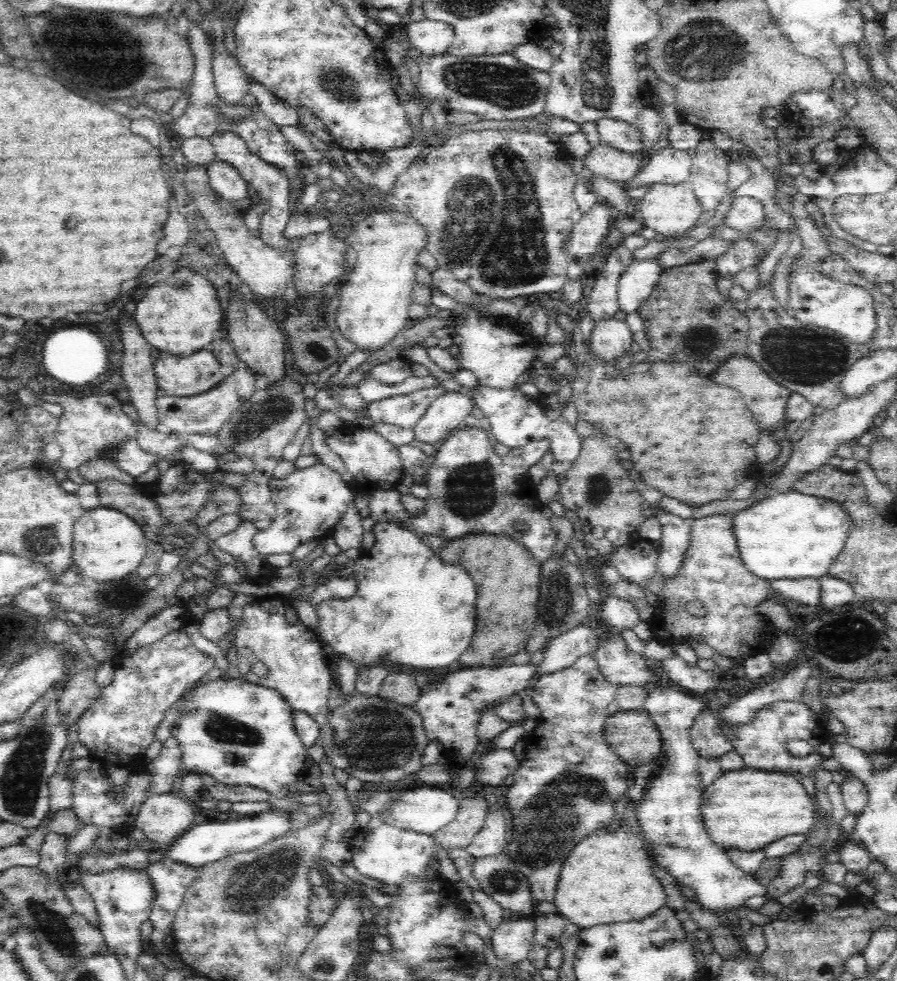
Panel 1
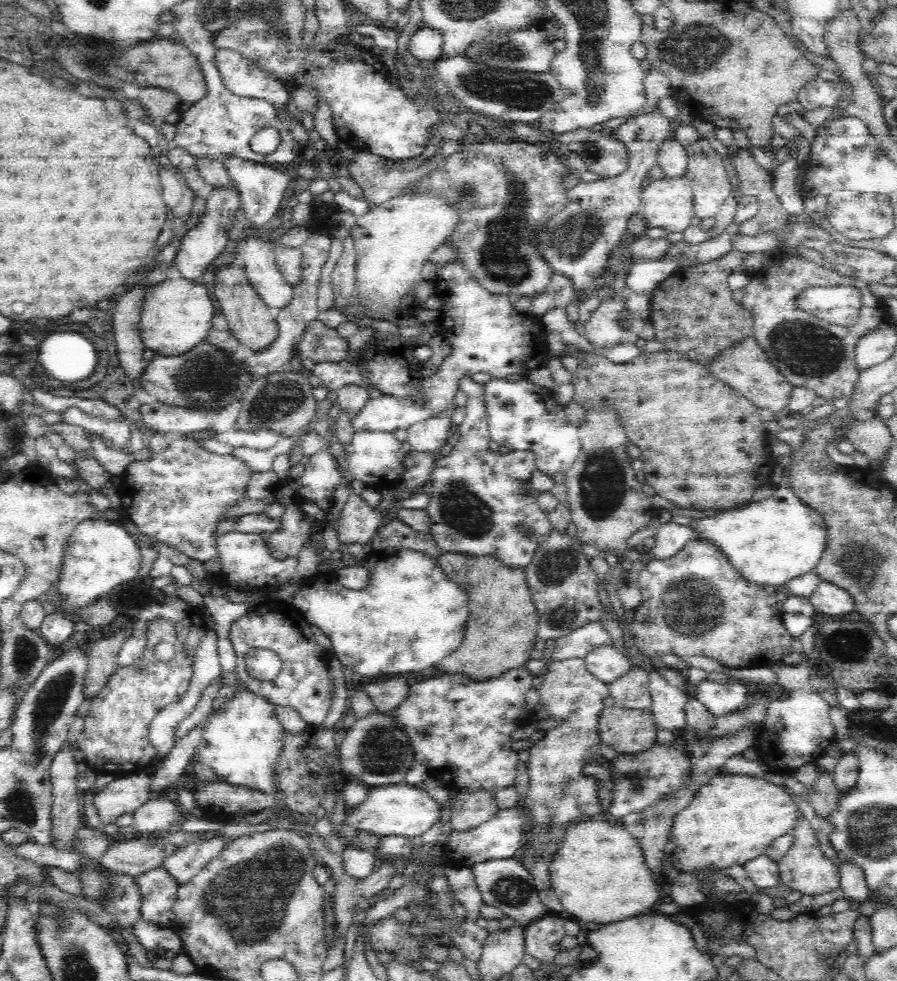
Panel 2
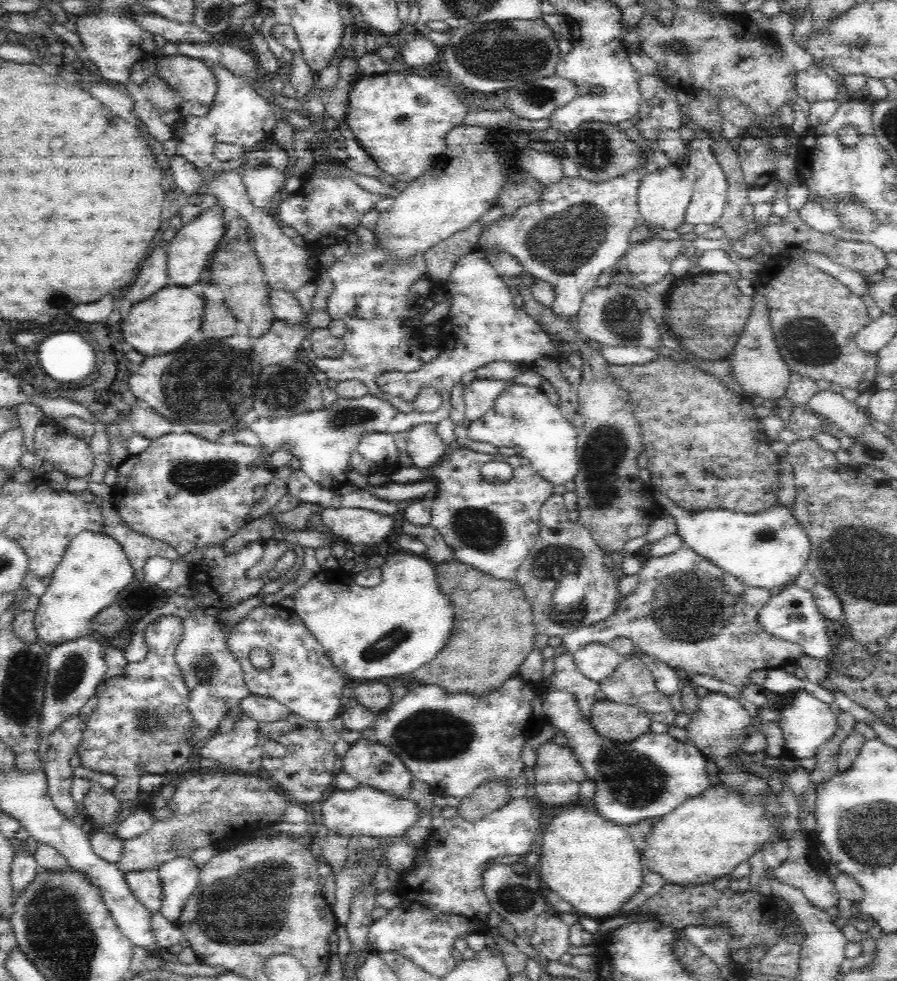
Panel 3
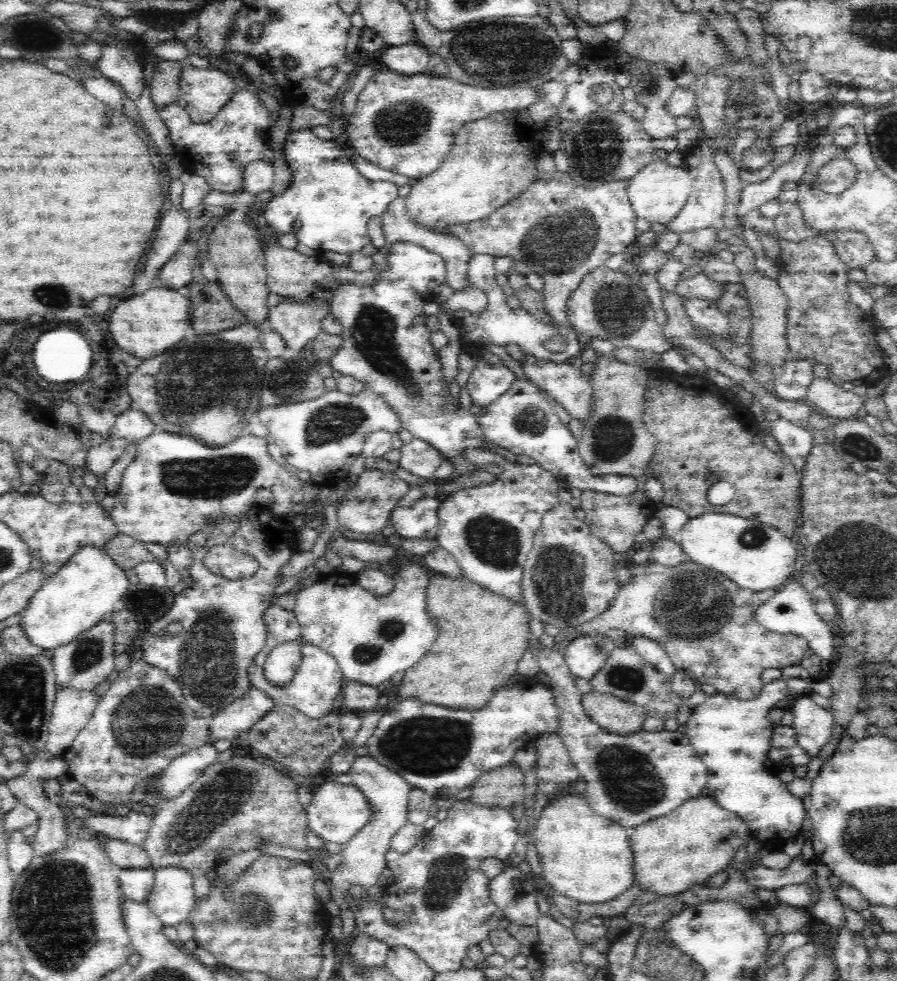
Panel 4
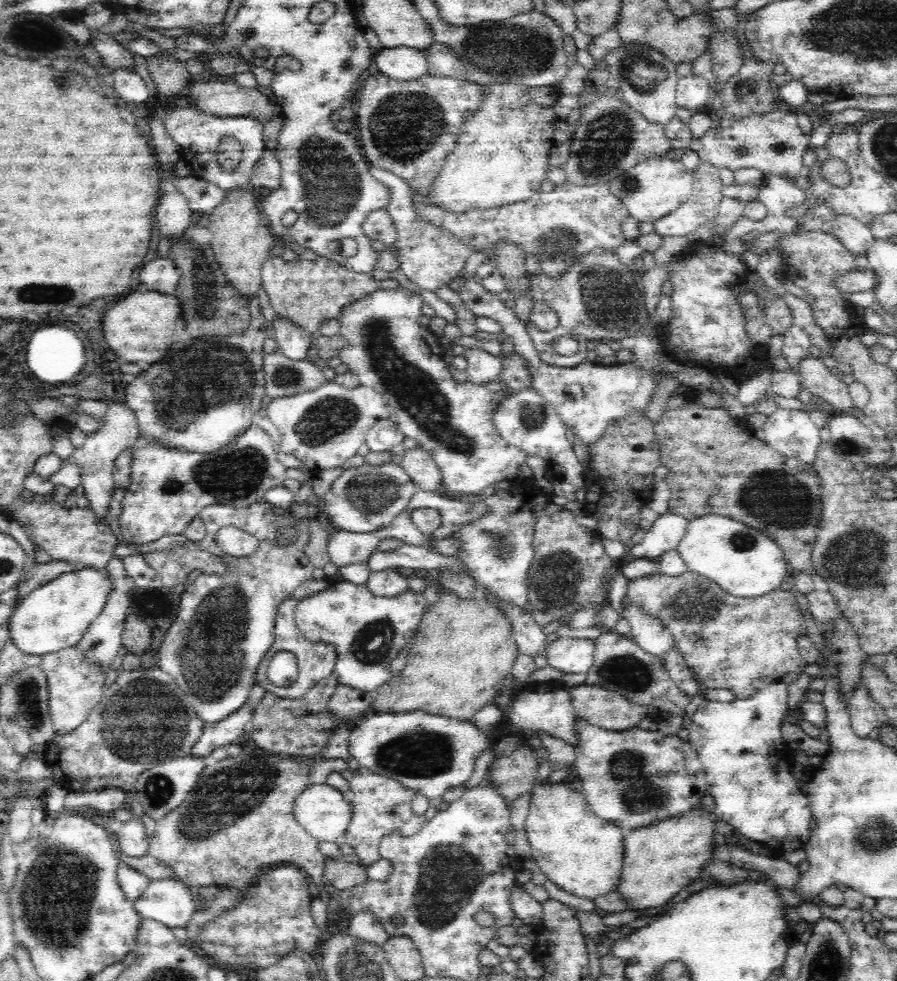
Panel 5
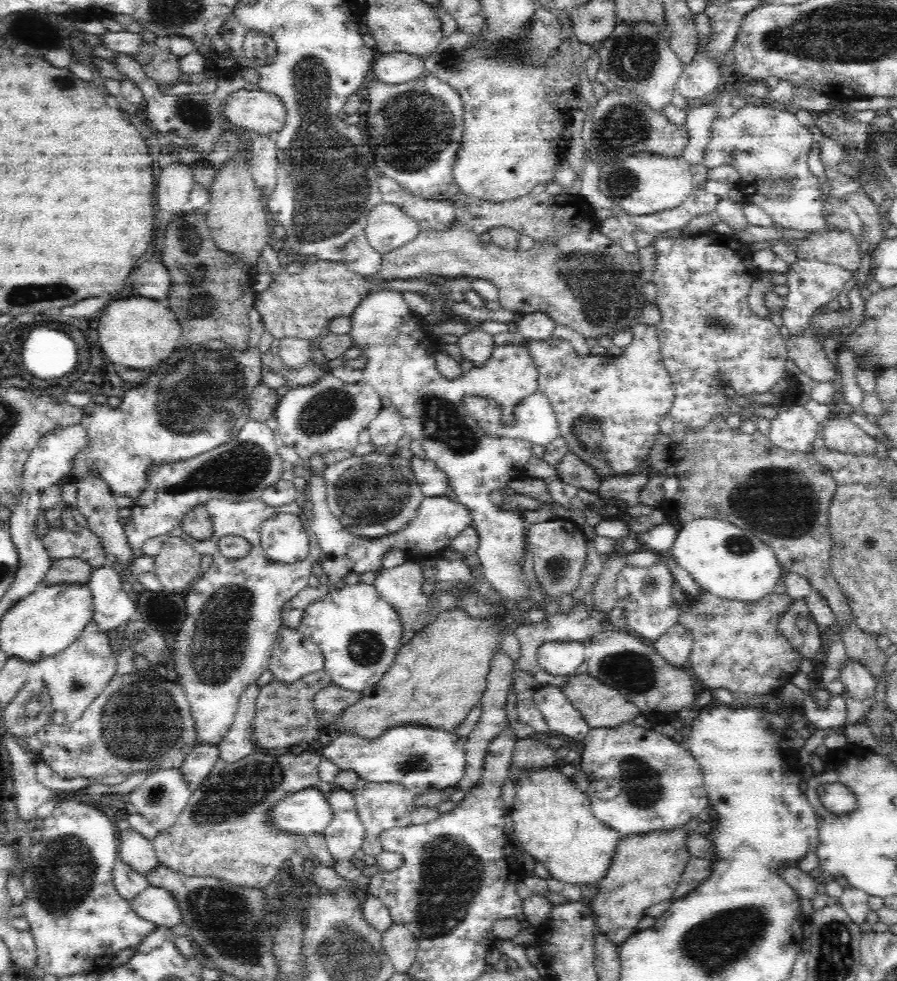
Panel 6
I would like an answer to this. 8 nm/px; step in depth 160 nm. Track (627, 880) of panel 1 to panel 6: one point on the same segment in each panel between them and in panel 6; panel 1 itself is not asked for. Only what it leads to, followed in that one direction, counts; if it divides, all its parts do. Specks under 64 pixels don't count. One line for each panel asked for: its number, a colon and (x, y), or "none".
2: (600, 876)
3: (592, 863)
4: (586, 858)
5: (574, 849)
6: (552, 820)

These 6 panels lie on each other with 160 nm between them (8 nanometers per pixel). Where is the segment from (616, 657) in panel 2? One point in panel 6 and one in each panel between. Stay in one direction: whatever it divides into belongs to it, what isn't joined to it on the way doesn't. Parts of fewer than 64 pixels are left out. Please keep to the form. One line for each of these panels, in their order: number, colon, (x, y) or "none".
3: (596, 661)
4: (585, 656)
5: (570, 655)
6: (562, 658)

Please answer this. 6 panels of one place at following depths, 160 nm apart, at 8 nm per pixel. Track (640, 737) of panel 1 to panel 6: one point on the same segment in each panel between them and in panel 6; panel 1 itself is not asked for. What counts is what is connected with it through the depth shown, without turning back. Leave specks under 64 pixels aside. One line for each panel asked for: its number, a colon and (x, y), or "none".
2: (628, 731)
3: (617, 722)
4: (613, 715)
5: (608, 710)
6: (600, 706)

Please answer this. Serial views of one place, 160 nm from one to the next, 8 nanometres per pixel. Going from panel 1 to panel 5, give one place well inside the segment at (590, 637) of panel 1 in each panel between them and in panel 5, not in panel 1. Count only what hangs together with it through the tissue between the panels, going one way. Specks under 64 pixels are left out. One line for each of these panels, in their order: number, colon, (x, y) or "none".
2: (577, 644)
3: (686, 612)
4: (706, 625)
5: (741, 644)

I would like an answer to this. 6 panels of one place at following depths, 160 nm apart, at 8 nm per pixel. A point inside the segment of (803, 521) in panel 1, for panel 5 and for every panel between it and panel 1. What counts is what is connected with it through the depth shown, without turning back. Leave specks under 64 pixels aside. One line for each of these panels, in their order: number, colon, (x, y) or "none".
2: (770, 542)
3: (768, 549)
4: (754, 555)
5: (743, 561)

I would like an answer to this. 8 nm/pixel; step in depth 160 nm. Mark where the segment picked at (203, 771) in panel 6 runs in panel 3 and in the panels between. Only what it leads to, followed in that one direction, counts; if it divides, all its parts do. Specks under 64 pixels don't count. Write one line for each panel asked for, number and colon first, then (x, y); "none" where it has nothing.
3: (263, 709)
4: (240, 716)
5: (224, 732)

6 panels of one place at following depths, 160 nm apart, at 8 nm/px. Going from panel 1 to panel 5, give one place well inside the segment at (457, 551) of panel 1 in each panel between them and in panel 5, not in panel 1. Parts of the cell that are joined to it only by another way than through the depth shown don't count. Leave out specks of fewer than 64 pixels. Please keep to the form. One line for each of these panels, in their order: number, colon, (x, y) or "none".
2: (502, 629)
3: (494, 632)
4: (482, 635)
5: (464, 648)

